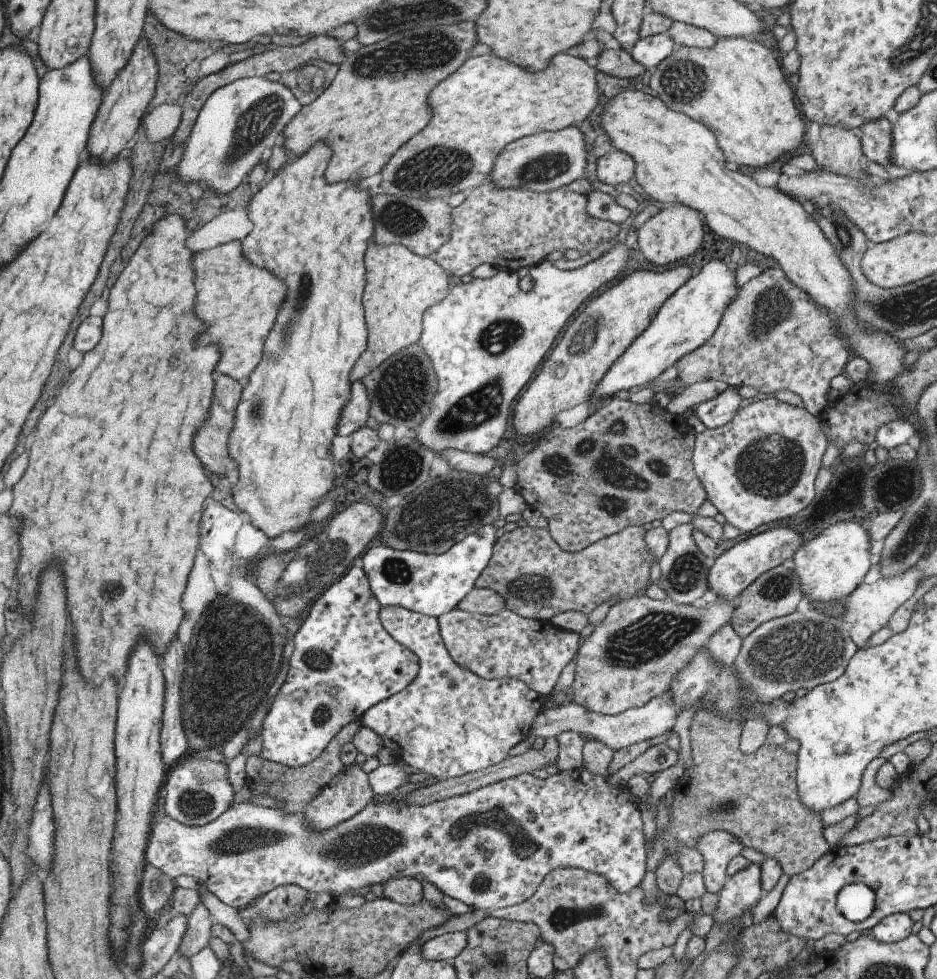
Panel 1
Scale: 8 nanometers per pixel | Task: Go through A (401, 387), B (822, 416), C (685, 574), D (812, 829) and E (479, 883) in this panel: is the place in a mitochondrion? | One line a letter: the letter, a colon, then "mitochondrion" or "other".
A: mitochondrion
B: other
C: mitochondrion
D: other
E: mitochondrion

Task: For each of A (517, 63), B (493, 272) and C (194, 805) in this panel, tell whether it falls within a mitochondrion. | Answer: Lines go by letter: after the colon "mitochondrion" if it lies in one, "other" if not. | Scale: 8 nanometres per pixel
A: other
B: other
C: mitochondrion

